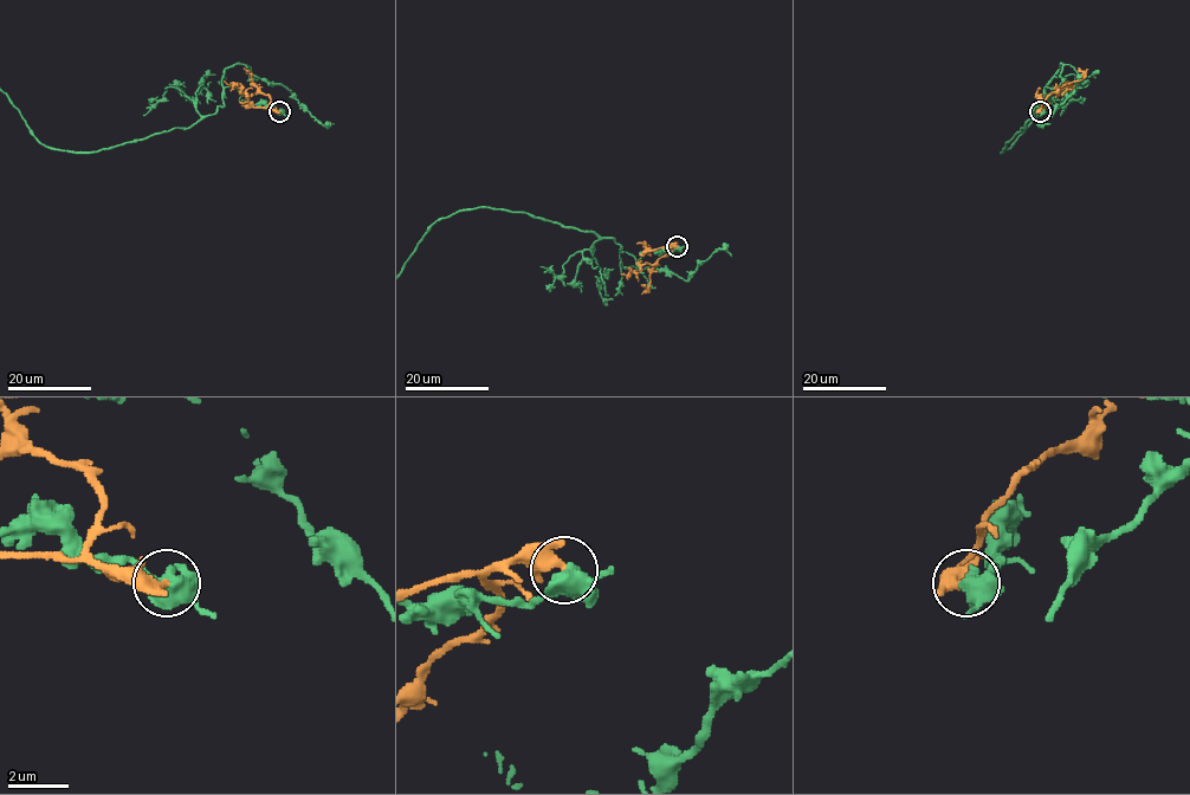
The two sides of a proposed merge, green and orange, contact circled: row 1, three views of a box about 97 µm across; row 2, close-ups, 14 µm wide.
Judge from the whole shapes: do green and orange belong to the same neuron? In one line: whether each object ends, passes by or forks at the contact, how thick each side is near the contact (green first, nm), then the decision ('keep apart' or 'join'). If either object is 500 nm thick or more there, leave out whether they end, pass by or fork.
green forks | orange passes by | 460/280 nm | keep apart

